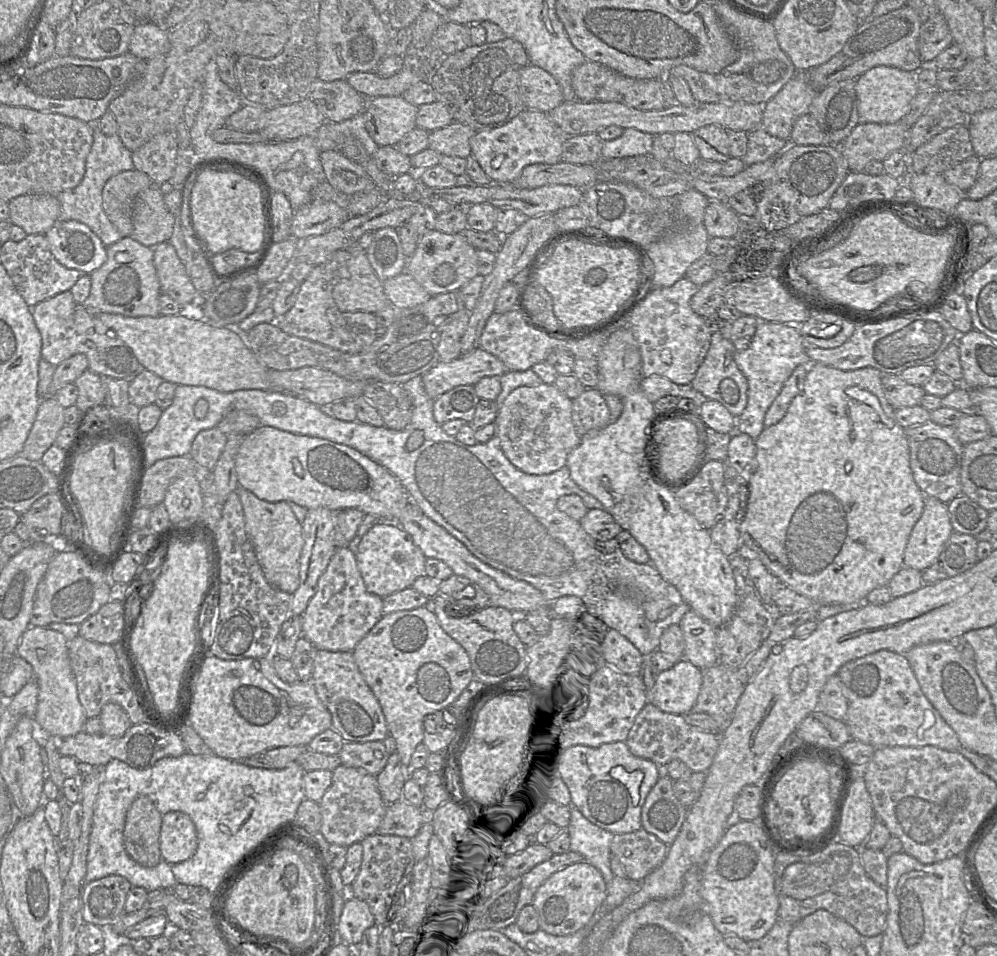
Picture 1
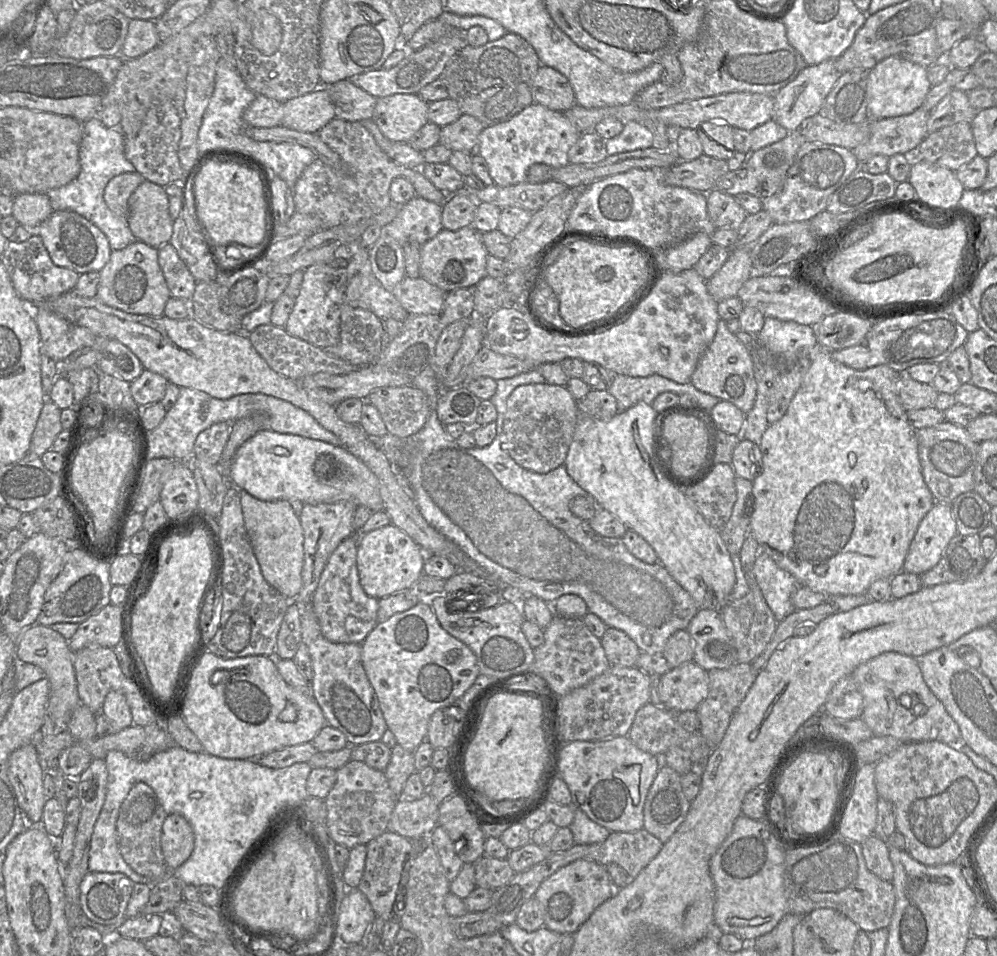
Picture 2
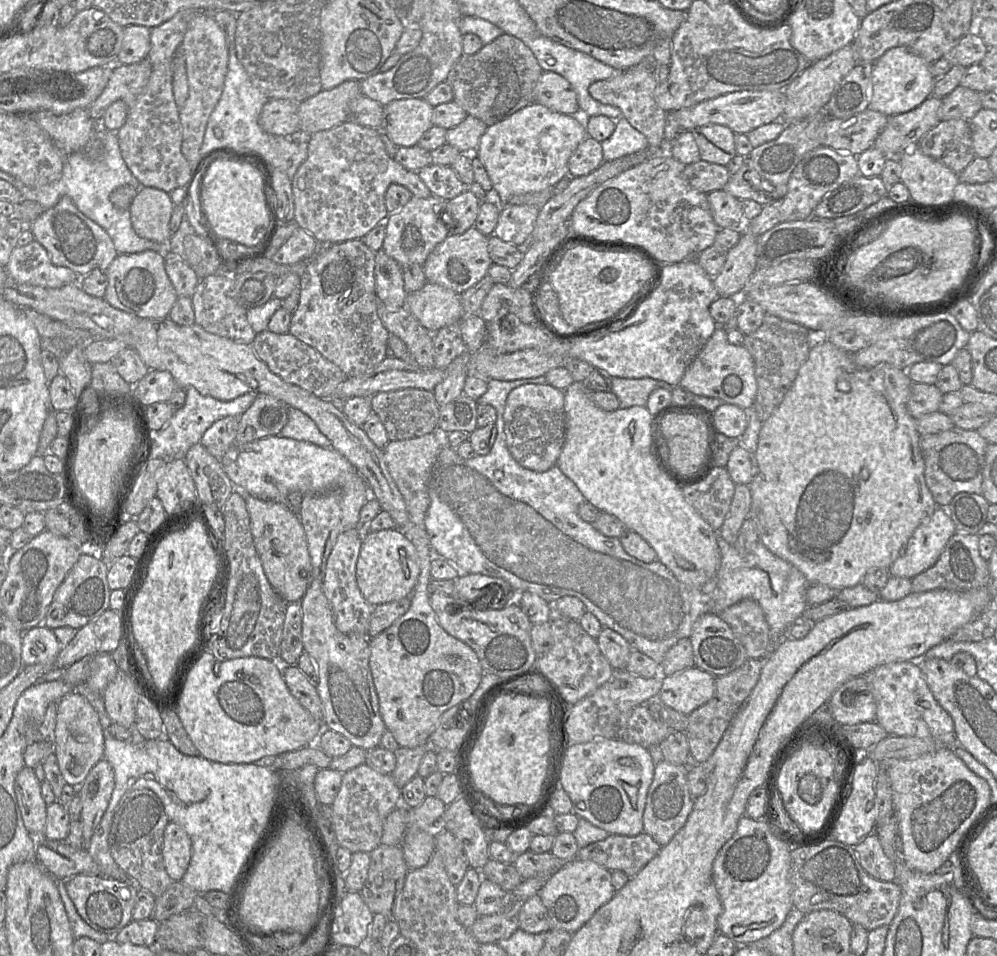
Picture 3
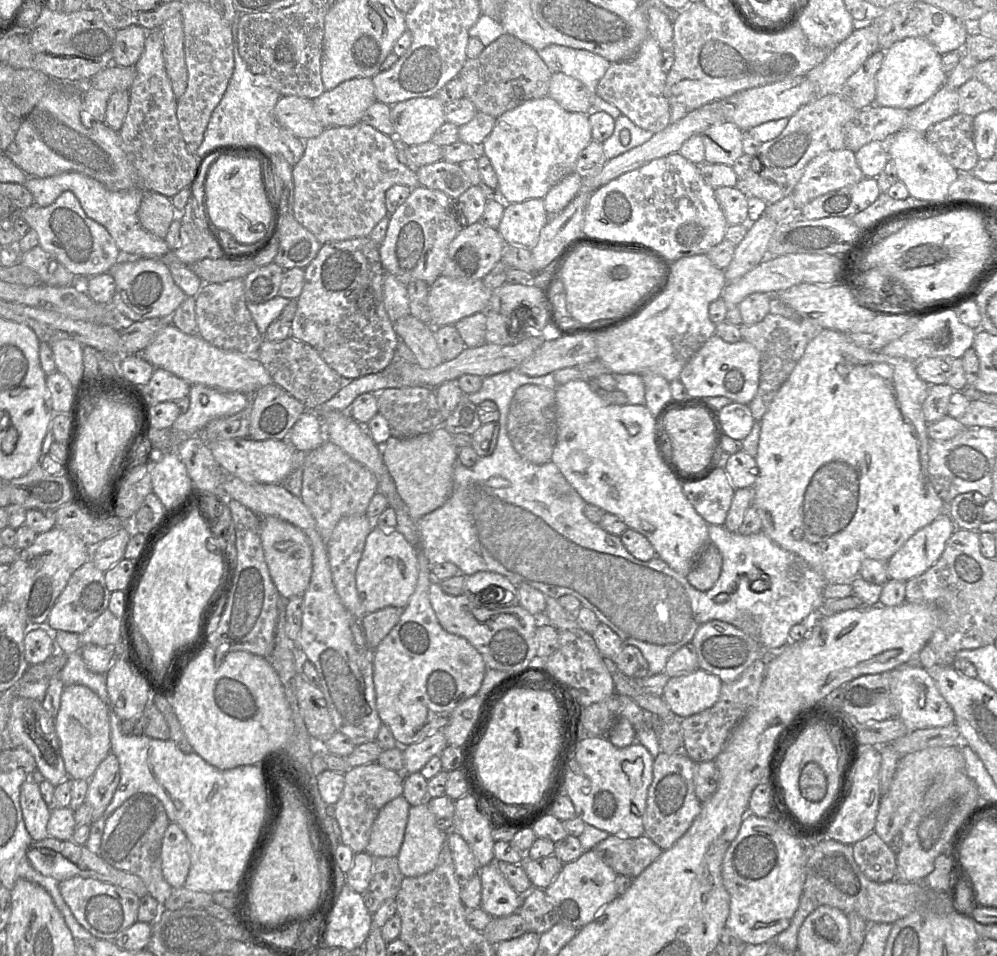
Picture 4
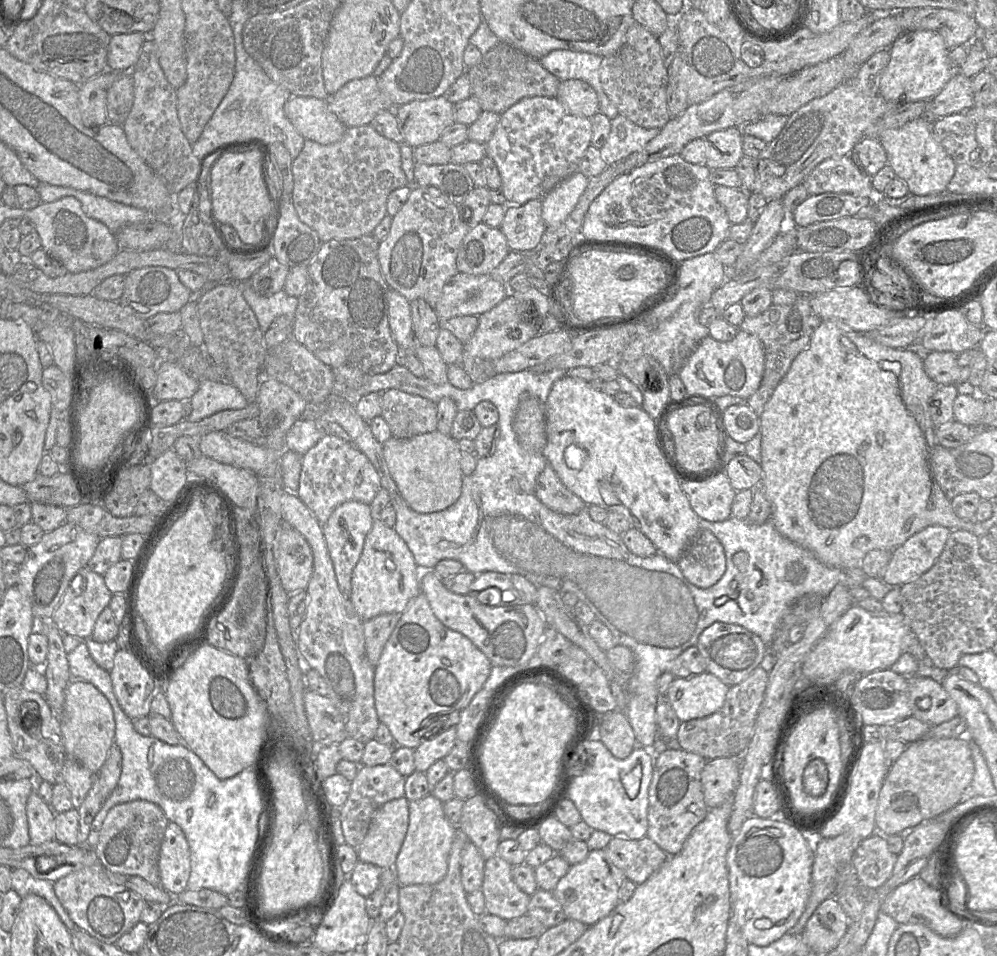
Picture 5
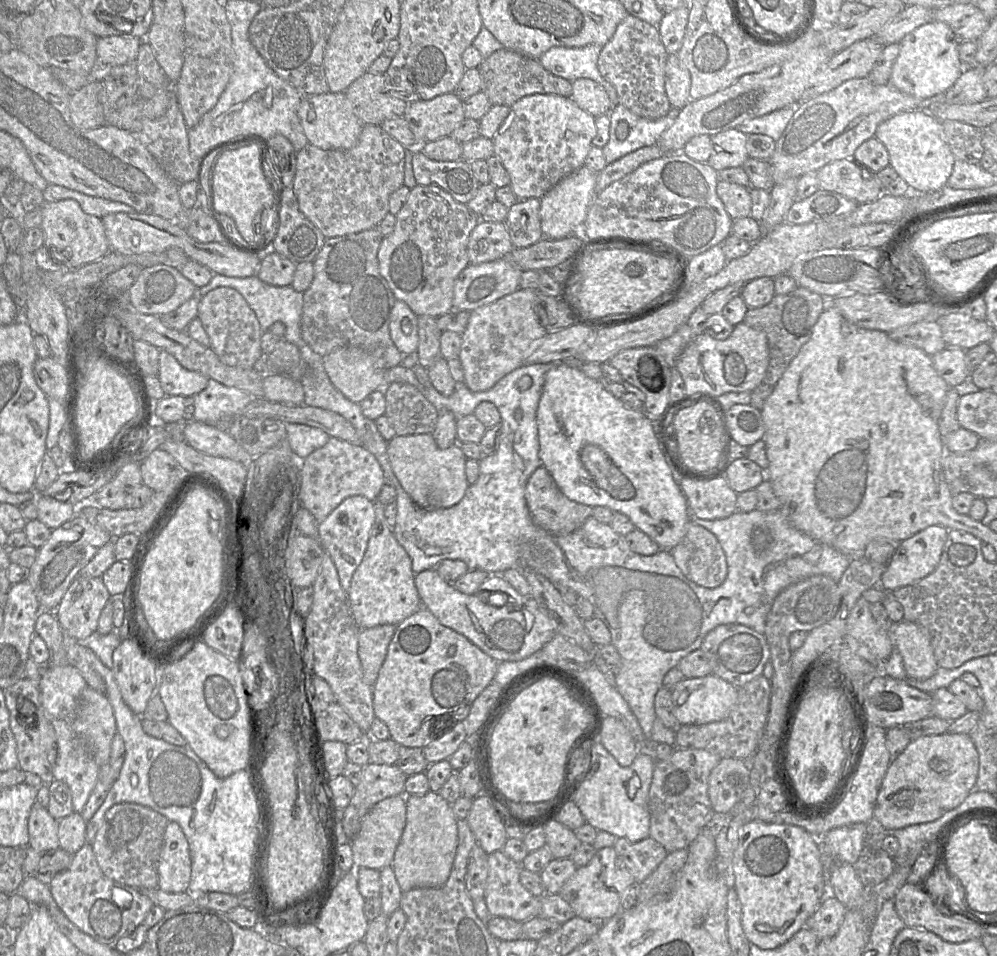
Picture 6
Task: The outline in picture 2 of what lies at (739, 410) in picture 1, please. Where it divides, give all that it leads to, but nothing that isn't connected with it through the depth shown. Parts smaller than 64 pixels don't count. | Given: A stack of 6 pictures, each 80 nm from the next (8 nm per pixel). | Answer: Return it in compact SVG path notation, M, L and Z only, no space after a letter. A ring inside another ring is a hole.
M719 319L713 341L702 354L690 382L697 390L728 401L747 414L753 407L757 391L750 348L729 332L726 321Z

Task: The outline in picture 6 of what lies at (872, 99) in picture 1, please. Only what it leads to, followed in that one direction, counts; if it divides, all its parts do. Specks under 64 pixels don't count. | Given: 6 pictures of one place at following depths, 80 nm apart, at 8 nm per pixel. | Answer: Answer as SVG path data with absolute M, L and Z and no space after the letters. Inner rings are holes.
M931 21L919 26L899 42L900 51L892 67L889 85L918 99L945 93L964 70L958 56L959 44L946 23Z

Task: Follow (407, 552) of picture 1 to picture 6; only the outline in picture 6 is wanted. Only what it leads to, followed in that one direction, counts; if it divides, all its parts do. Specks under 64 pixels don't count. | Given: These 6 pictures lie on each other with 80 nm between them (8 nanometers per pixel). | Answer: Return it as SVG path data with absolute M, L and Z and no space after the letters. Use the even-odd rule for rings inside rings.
M376 499L373 501L373 508L375 519L367 548L360 565L352 575L347 592L353 619L360 630L385 624L398 625L421 606L411 559L386 523L385 505Z

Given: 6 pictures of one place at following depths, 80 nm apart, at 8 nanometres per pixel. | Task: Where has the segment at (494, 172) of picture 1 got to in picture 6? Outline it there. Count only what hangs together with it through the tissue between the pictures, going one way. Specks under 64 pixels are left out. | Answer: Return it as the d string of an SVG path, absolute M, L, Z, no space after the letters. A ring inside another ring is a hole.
M532 94L524 96L510 107L510 113L497 131L493 138L494 155L497 156L504 168L510 176L510 187L519 201L527 200L529 198L542 198L551 188L558 184L566 176L574 173L584 165L586 156L593 146L592 140L596 136L596 123L595 117L586 111L582 110L577 104L570 98L559 96L556 94Z

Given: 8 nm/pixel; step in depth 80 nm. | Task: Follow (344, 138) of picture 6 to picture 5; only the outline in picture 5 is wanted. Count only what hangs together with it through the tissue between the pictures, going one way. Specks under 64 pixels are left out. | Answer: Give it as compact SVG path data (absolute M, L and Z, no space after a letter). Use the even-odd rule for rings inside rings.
M292 96L286 102L284 112L305 139L323 145L339 141L347 129L330 110L327 99Z

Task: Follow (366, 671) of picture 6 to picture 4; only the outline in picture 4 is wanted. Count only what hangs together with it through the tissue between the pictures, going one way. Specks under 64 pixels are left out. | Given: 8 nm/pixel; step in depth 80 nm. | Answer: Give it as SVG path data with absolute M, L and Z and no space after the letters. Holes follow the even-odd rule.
M385 607L378 611L366 614L361 620L368 646L376 649L383 638L398 623L404 608Z

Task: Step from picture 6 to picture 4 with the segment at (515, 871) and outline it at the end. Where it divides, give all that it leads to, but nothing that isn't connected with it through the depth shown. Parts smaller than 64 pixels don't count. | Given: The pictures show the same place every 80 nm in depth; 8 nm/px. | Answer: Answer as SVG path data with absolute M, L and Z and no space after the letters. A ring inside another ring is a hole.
M493 861L479 869L481 878L481 904L492 917L505 917L518 912L523 897L507 881L497 862Z

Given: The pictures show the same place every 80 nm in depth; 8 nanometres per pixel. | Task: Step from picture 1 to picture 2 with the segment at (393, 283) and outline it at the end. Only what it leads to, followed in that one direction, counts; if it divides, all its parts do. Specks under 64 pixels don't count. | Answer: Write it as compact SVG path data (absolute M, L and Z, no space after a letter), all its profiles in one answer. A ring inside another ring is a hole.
M404 277L391 292L409 314L422 315L439 313L447 293L421 277Z

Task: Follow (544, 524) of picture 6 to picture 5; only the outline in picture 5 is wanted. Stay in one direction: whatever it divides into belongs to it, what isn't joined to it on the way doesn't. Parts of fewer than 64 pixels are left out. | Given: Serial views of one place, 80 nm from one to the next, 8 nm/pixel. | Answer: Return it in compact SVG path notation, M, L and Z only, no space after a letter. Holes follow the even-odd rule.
M548 464L537 477L535 495L547 508L563 515L577 514L586 507L586 503L561 482Z

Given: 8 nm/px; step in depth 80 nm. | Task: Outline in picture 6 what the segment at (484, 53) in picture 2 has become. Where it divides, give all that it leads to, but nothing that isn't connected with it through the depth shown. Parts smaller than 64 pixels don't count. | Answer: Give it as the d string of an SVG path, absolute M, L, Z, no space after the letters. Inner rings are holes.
M503 47L483 59L477 68L482 79L482 90L493 105L511 107L524 96L532 94L556 94L570 97L572 82L547 71L538 59L524 56L516 51Z

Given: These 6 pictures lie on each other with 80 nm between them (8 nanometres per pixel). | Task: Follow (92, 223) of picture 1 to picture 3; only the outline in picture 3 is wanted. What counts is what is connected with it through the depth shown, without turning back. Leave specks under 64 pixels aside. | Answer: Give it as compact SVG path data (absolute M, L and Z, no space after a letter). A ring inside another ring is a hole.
M97 123L97 129L87 146L66 157L62 176L58 181L41 187L29 187L19 180L14 180L14 184L24 200L36 201L45 210L54 207L63 196L69 196L82 214L108 233L118 255L141 253L146 250L156 252L166 250L166 245L138 236L132 227L130 210L118 209L111 203L109 196L115 189L121 186L131 186L139 190L144 186L141 186L126 165L116 132L101 127L100 123Z

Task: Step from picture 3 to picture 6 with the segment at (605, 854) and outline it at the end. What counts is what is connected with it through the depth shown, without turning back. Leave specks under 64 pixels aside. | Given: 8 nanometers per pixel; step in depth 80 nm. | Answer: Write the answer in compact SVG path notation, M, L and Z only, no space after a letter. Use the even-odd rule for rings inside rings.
M651 837L632 843L618 838L613 845L617 863L624 866L640 884L666 858L667 850Z

